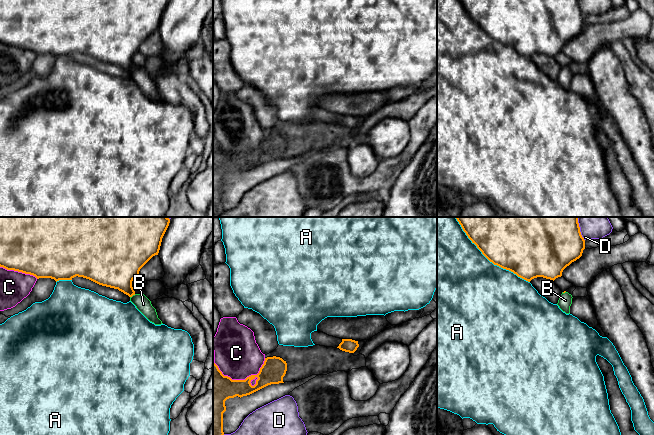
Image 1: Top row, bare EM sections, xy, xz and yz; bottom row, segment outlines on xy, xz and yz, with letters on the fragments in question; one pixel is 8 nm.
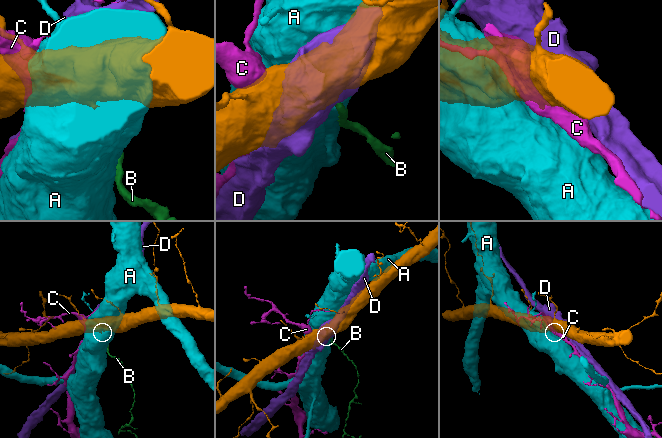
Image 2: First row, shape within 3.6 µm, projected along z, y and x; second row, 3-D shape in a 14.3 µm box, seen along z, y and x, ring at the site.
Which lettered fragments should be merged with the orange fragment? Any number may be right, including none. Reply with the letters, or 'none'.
B

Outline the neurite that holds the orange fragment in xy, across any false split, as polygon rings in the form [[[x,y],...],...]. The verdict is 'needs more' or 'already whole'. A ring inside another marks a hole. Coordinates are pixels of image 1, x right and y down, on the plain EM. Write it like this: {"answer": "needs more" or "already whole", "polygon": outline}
{"answer": "needs more", "polygon": [[[0,0],[0,43],[7,46],[14,46],[25,50],[30,50],[39,54],[51,54],[56,58],[59,56],[72,56],[74,53],[83,53],[99,61],[118,65],[130,73],[130,77],[136,84],[155,101],[163,100],[158,94],[156,85],[152,82],[151,77],[144,70],[136,70],[132,57],[139,52],[140,45],[155,31],[158,31],[162,14],[169,0]]]}

